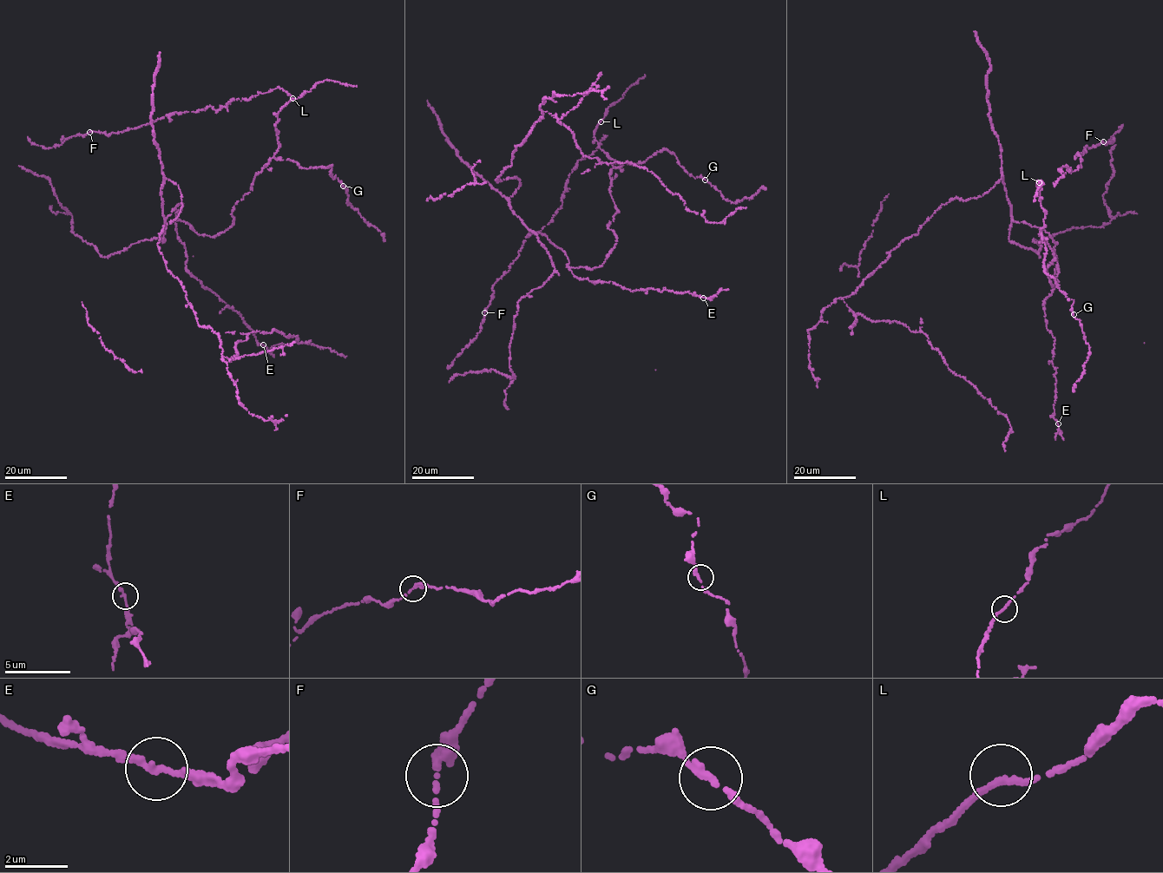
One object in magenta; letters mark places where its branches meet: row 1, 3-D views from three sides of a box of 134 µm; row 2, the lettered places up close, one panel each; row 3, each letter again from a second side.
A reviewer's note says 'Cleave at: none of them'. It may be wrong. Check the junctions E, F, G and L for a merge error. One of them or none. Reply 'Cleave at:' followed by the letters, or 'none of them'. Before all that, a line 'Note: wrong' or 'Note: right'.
Note: right
Cleave at: none of them

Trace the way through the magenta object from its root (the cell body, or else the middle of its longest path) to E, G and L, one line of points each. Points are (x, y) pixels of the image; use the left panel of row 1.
E: (180, 208), (175, 223), (187, 272), (240, 315), (263, 344)
G: (180, 208), (176, 218), (198, 233), (225, 231), (272, 158), (332, 166), (343, 186)
L: (180, 208), (176, 218), (201, 235), (232, 226), (235, 204), (279, 146), (276, 114), (292, 98)

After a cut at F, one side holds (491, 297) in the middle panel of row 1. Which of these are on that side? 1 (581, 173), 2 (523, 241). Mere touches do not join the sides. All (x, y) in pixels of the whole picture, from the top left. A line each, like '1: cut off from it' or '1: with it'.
1: cut off from it
2: with it

